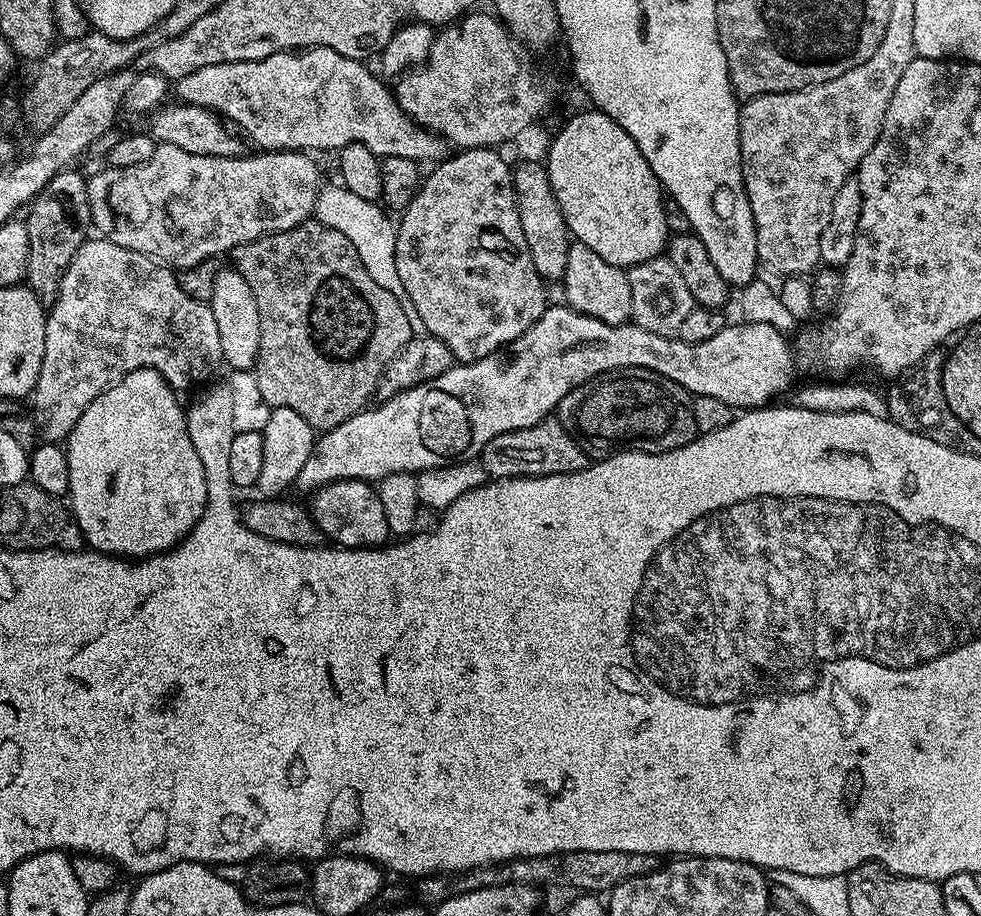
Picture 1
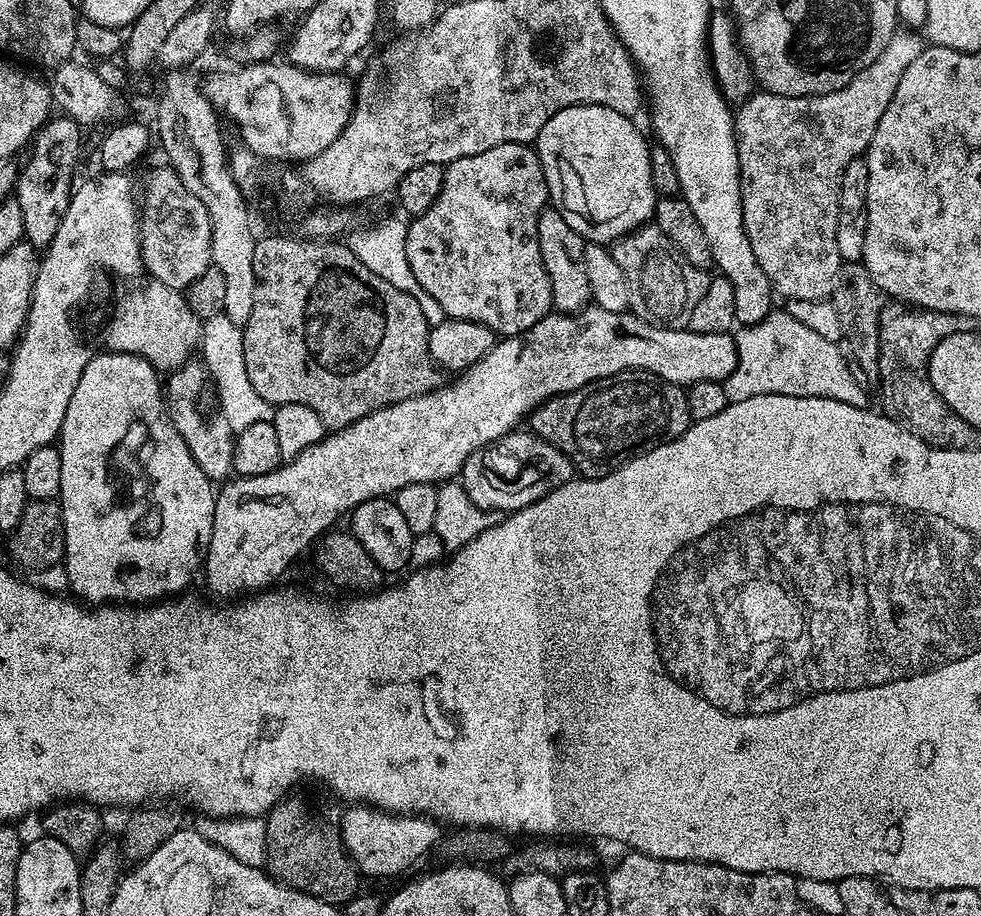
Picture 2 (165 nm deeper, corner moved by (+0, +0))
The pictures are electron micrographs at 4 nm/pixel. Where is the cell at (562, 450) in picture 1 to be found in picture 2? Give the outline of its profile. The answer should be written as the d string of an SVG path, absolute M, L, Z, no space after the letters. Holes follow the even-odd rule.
M531 430L520 431L507 432L502 438L490 441L484 448L474 450L474 454L470 454L470 458L466 458L462 469L462 477L464 476L462 485L474 506L481 508L484 512L514 513L520 508L538 502L558 486L574 479L574 469L570 458L566 458L566 454L562 454L562 450L558 450L553 444L546 442Z

